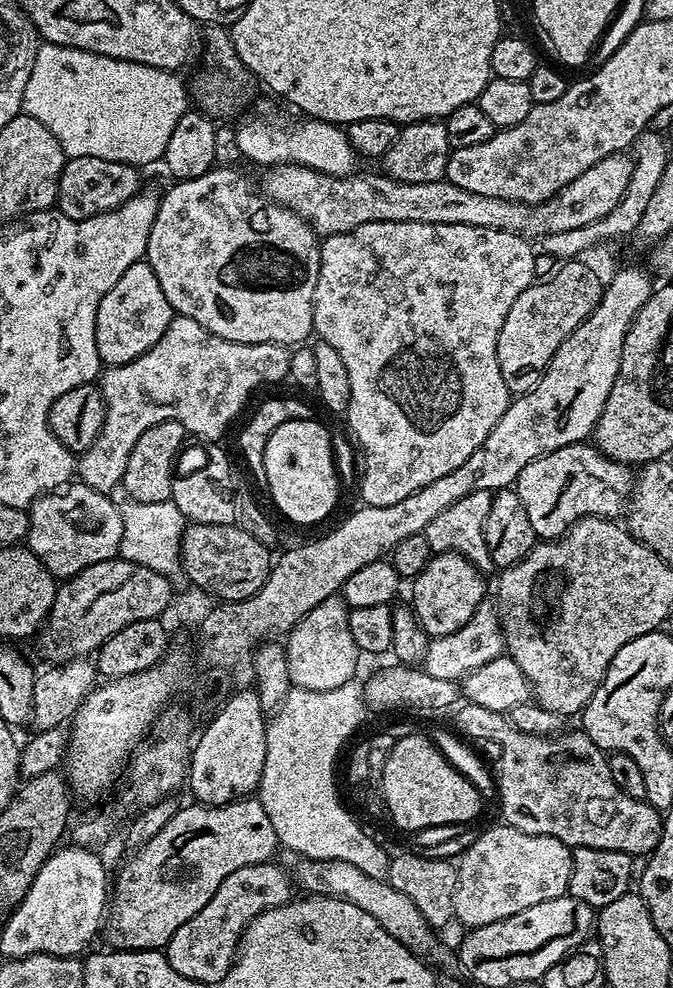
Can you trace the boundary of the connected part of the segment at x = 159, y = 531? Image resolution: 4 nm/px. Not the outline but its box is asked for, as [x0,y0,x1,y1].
[120,499,186,578]

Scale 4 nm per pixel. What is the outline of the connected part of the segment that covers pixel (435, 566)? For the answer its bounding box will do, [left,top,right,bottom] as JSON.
[410,552,486,638]

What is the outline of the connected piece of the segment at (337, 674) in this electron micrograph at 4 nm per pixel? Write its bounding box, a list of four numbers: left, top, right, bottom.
[284,595,362,690]

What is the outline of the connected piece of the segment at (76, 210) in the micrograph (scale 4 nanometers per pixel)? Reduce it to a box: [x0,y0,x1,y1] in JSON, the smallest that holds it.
[55,158,141,220]

